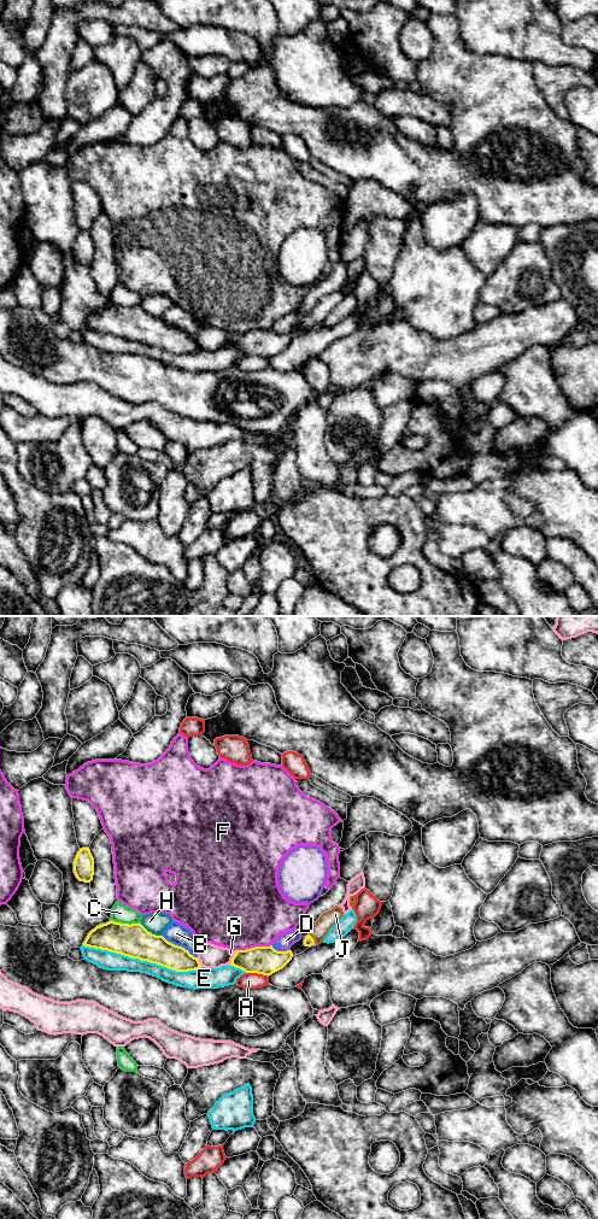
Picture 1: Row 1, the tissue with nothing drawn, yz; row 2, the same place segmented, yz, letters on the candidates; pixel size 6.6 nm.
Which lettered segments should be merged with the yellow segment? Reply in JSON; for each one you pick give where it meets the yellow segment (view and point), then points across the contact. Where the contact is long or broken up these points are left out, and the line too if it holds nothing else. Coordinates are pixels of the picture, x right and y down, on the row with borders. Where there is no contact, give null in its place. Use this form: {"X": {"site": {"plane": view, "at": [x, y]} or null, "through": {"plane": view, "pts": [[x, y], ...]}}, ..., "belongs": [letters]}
{"J": {"site": {"plane": "yz", "at": [312, 938]}, "through": {"plane": "yz", "pts": [[309, 941], [312, 938], [327, 920]]}}, "belongs": ["J"]}

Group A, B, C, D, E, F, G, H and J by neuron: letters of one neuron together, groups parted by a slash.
A / B D / C / E / F / G / H / J

